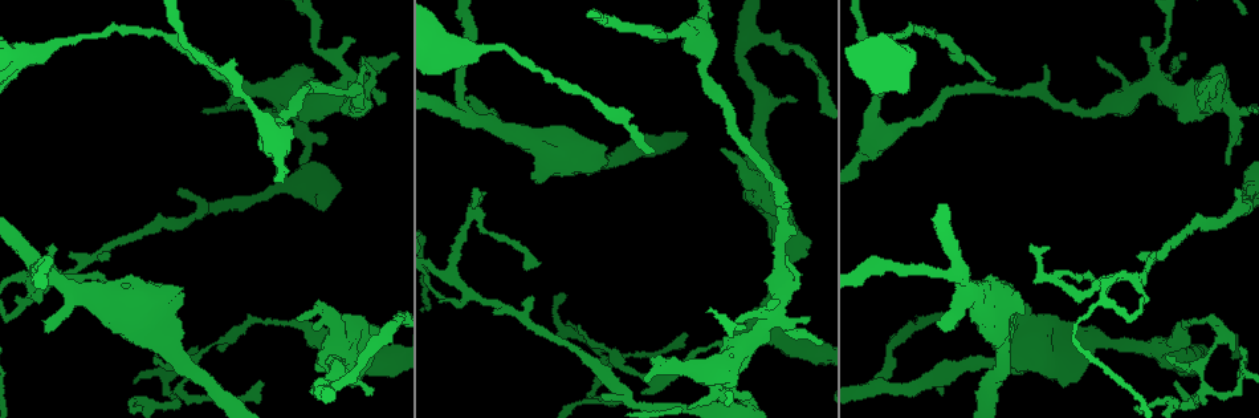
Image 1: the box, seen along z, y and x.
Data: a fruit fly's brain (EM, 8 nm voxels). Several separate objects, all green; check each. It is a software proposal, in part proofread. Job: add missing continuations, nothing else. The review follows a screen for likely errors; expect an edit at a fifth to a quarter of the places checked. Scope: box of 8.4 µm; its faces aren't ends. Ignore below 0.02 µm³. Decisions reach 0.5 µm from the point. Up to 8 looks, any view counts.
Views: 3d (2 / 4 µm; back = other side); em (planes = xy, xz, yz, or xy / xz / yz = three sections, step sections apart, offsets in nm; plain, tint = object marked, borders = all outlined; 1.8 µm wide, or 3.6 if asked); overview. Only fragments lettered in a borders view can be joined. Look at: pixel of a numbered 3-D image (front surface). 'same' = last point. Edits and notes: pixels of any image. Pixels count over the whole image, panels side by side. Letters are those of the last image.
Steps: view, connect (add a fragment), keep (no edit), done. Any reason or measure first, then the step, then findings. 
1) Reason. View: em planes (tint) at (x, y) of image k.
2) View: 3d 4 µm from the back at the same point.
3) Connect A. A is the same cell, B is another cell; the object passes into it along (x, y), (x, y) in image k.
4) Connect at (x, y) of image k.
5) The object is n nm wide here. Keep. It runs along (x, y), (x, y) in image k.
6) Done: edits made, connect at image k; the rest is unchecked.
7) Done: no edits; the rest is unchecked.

Three-way junction. View: 3d 4 µm at (1015, 356) of image 1.

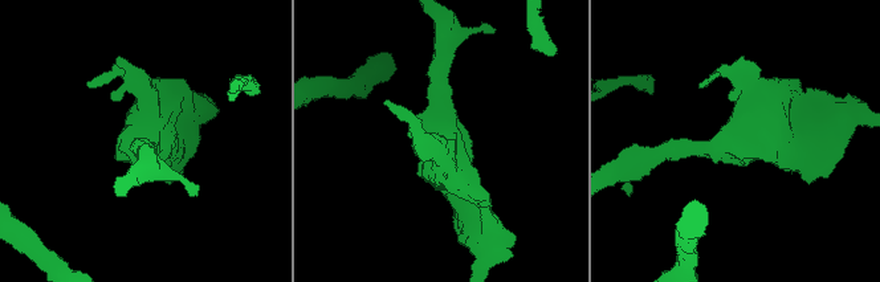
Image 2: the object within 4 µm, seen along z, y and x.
Shape alone is not enough. View: em 3.6 µm yz step 8 (tint) at (446, 135) of image 2.

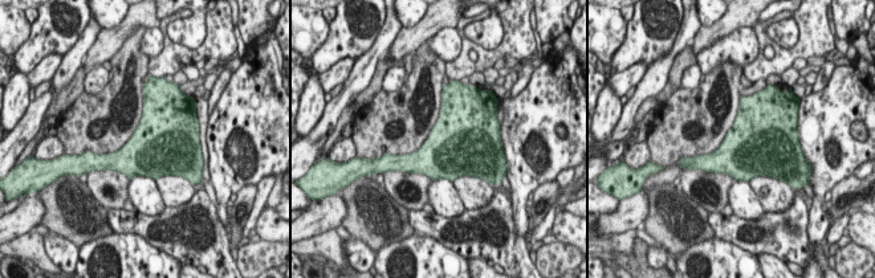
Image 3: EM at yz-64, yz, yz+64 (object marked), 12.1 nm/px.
Another direction. View: em 3.6 µm planes (borders) at the same point.

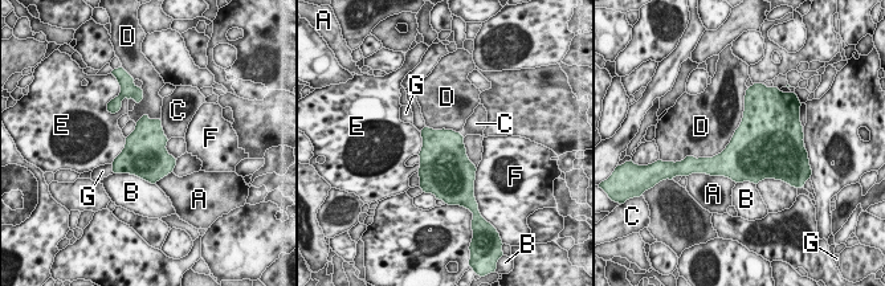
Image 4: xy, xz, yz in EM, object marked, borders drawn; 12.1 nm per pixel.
The object is 550 nm wide here. Keep. A, B, C, D, E, F and G are other cells; a border runs along (745, 97), (730, 142), (700, 158) in image 4; no lettered fragment goes on from it.

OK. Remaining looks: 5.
Thick end. View: 3d 4 µm at (606, 163) of image 1.

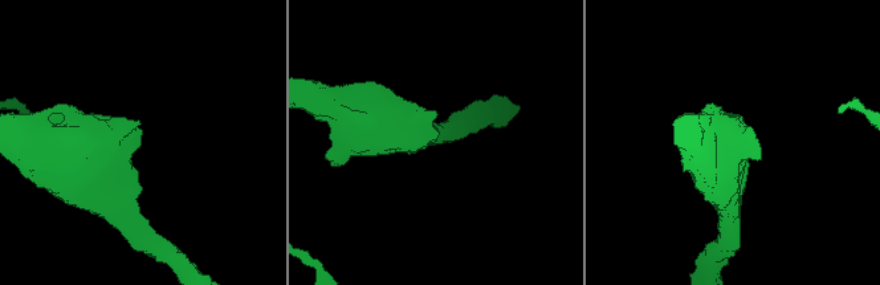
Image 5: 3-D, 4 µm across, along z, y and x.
Now the EM. View: em 3.6 µm planes (borders) at (432, 137) of image 5.

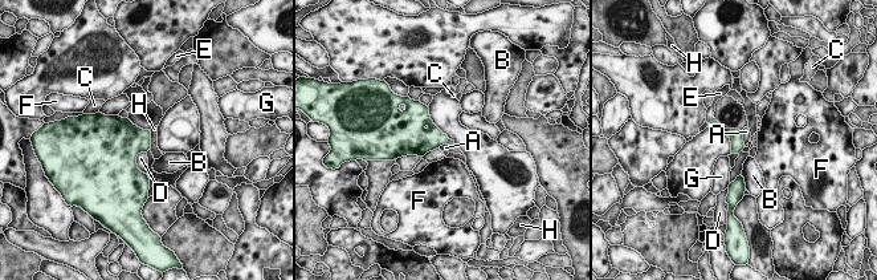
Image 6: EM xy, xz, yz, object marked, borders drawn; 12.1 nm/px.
Keep. A, B, C, D, E, F, G and H are other cells; a border runs along (741, 130), (745, 145) in image 6; no lettered fragment goes on from it.

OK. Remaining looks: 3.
An open end. View: 3d 4 µm at (467, 97) of image 1.

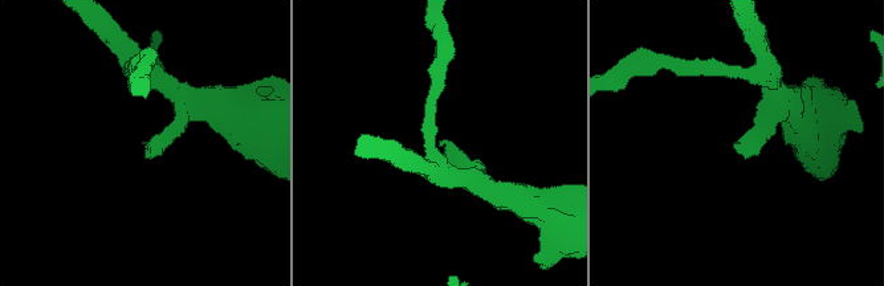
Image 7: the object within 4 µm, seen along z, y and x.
View: em yz step 4 (tint) at (439, 141) of image 7.

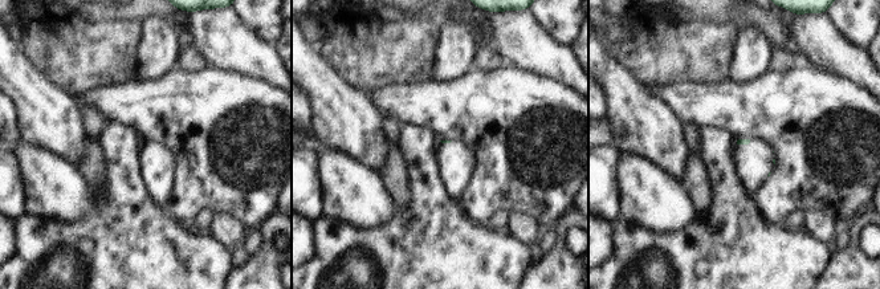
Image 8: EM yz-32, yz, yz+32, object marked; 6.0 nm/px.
View: em planes (borders) at the same point.

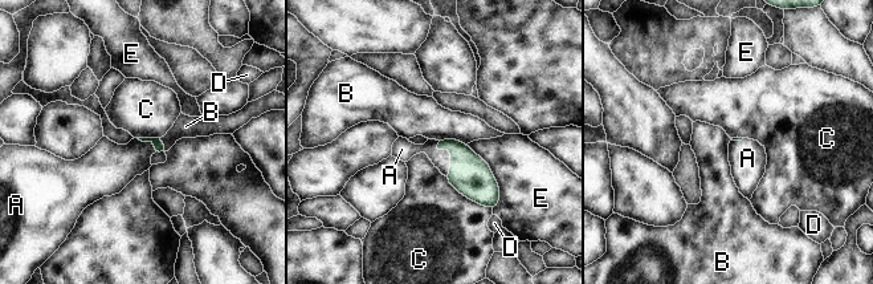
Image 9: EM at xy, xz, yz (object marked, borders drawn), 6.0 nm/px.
Connect A. A is the same cell, B, C, D and E are other cells; the object passes into it along (470, 175), (452, 151), (441, 161) in image 9; it goes on there.

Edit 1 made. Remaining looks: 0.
Done: edits made, connect at image 9; the rest is unchecked.

